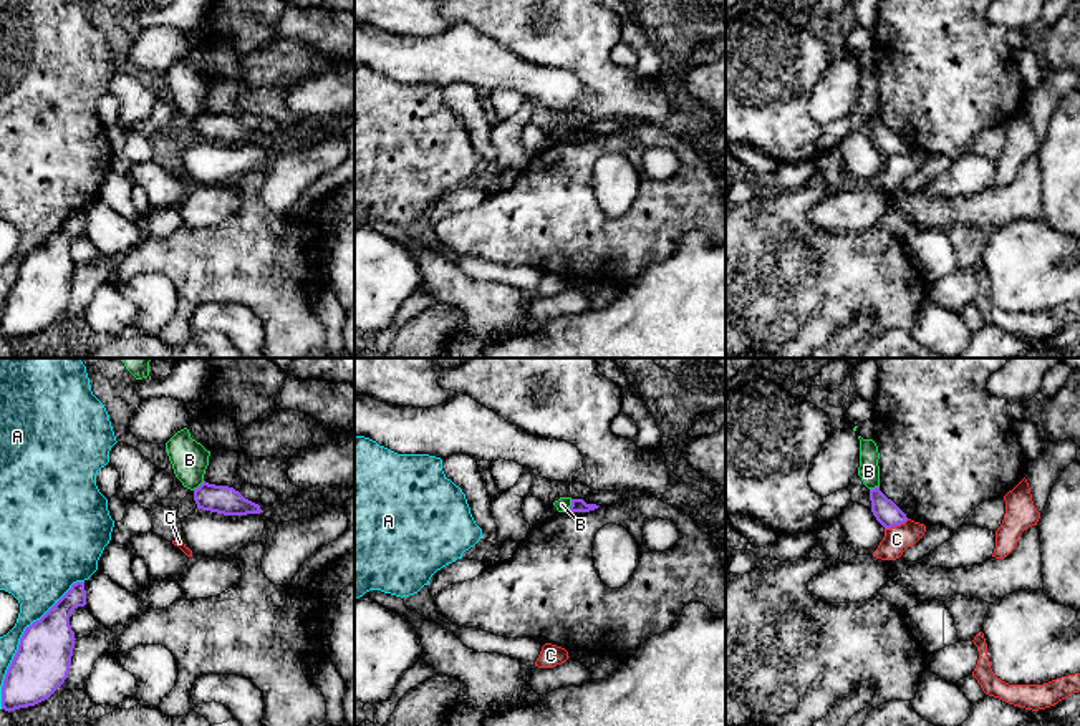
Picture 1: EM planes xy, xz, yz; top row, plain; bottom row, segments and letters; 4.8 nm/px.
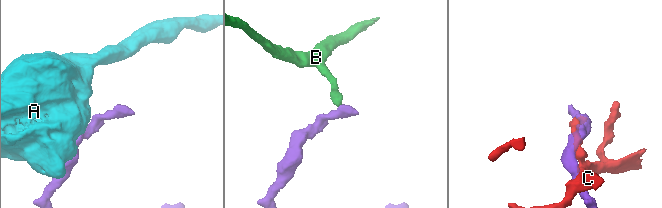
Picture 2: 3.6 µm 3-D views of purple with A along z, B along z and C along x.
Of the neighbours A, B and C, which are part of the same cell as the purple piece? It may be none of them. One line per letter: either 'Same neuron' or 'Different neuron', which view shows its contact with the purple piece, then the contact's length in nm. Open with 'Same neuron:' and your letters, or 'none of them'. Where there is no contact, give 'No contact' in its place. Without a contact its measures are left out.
Same neuron: none of them
A: Different neuron. Touches purple in xy. Shared border 750 nm
B: Different neuron. Touches purple in xy. Shared border 80 nm
C: Different neuron. Touches purple in yz. Shared border 130 nm

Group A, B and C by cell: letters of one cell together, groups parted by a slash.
A / B / C

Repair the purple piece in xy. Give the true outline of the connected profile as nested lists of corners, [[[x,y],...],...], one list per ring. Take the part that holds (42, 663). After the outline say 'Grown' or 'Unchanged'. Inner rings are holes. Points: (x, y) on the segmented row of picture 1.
[[[84,582],[71,588],[25,628],[2,686],[2,709],[15,711],[48,699],[68,678],[75,648],[70,617],[86,605]]]. Unchanged

